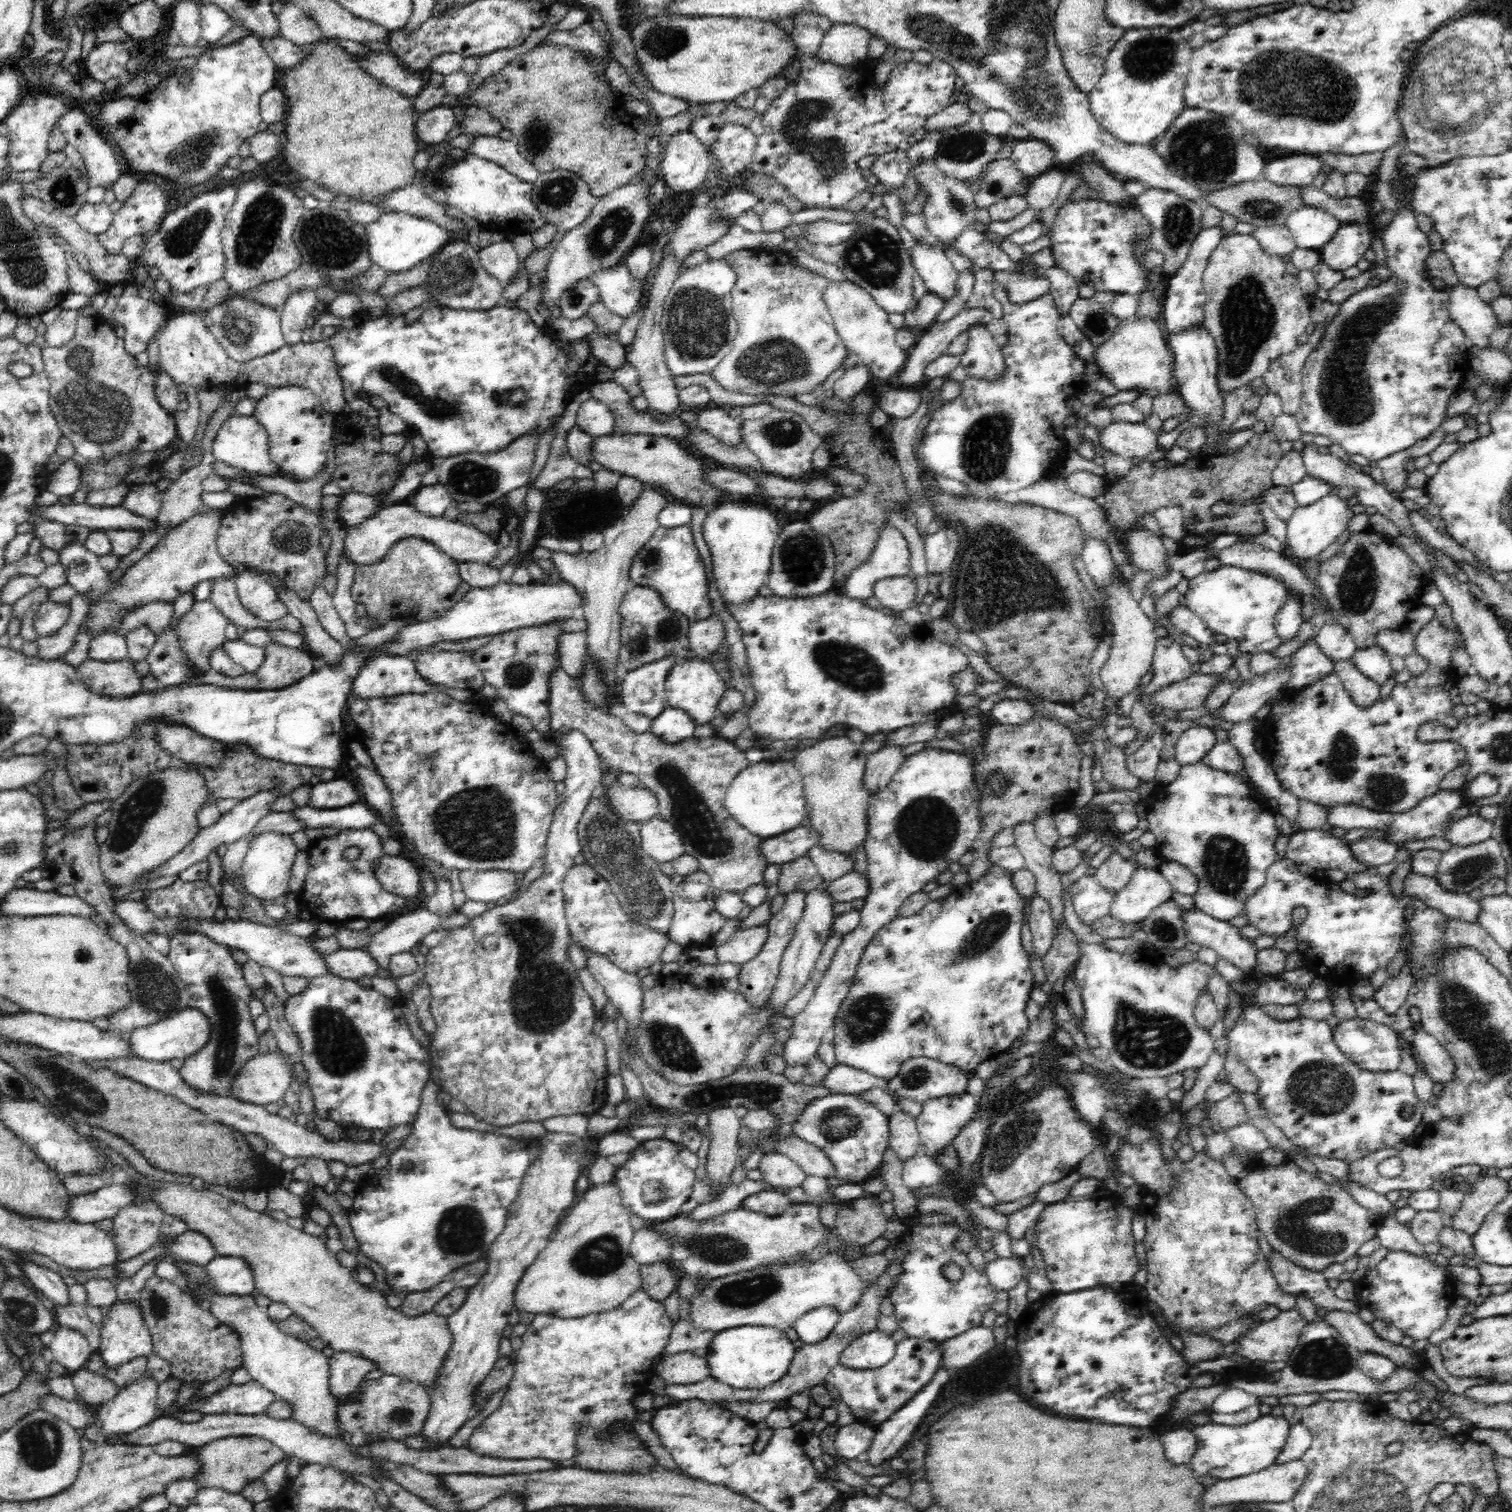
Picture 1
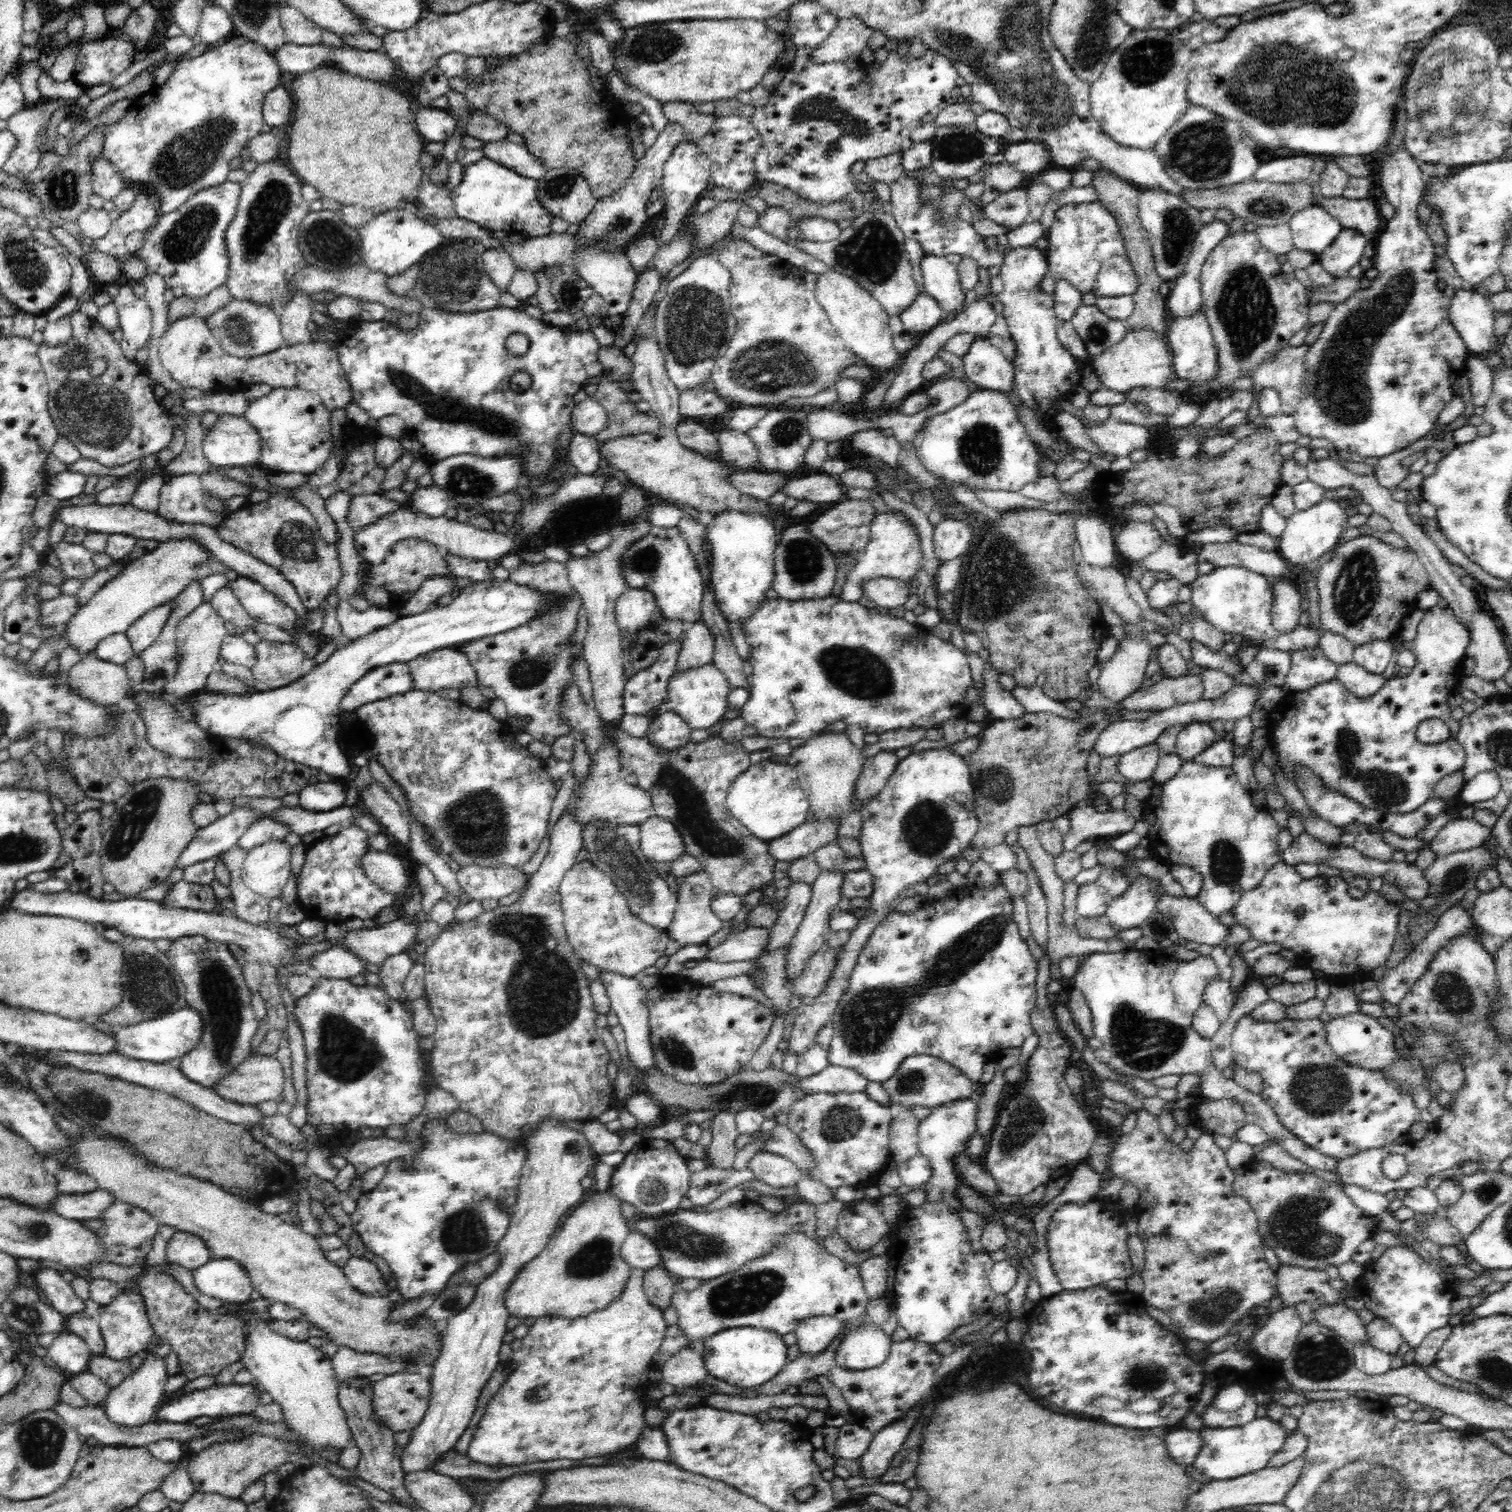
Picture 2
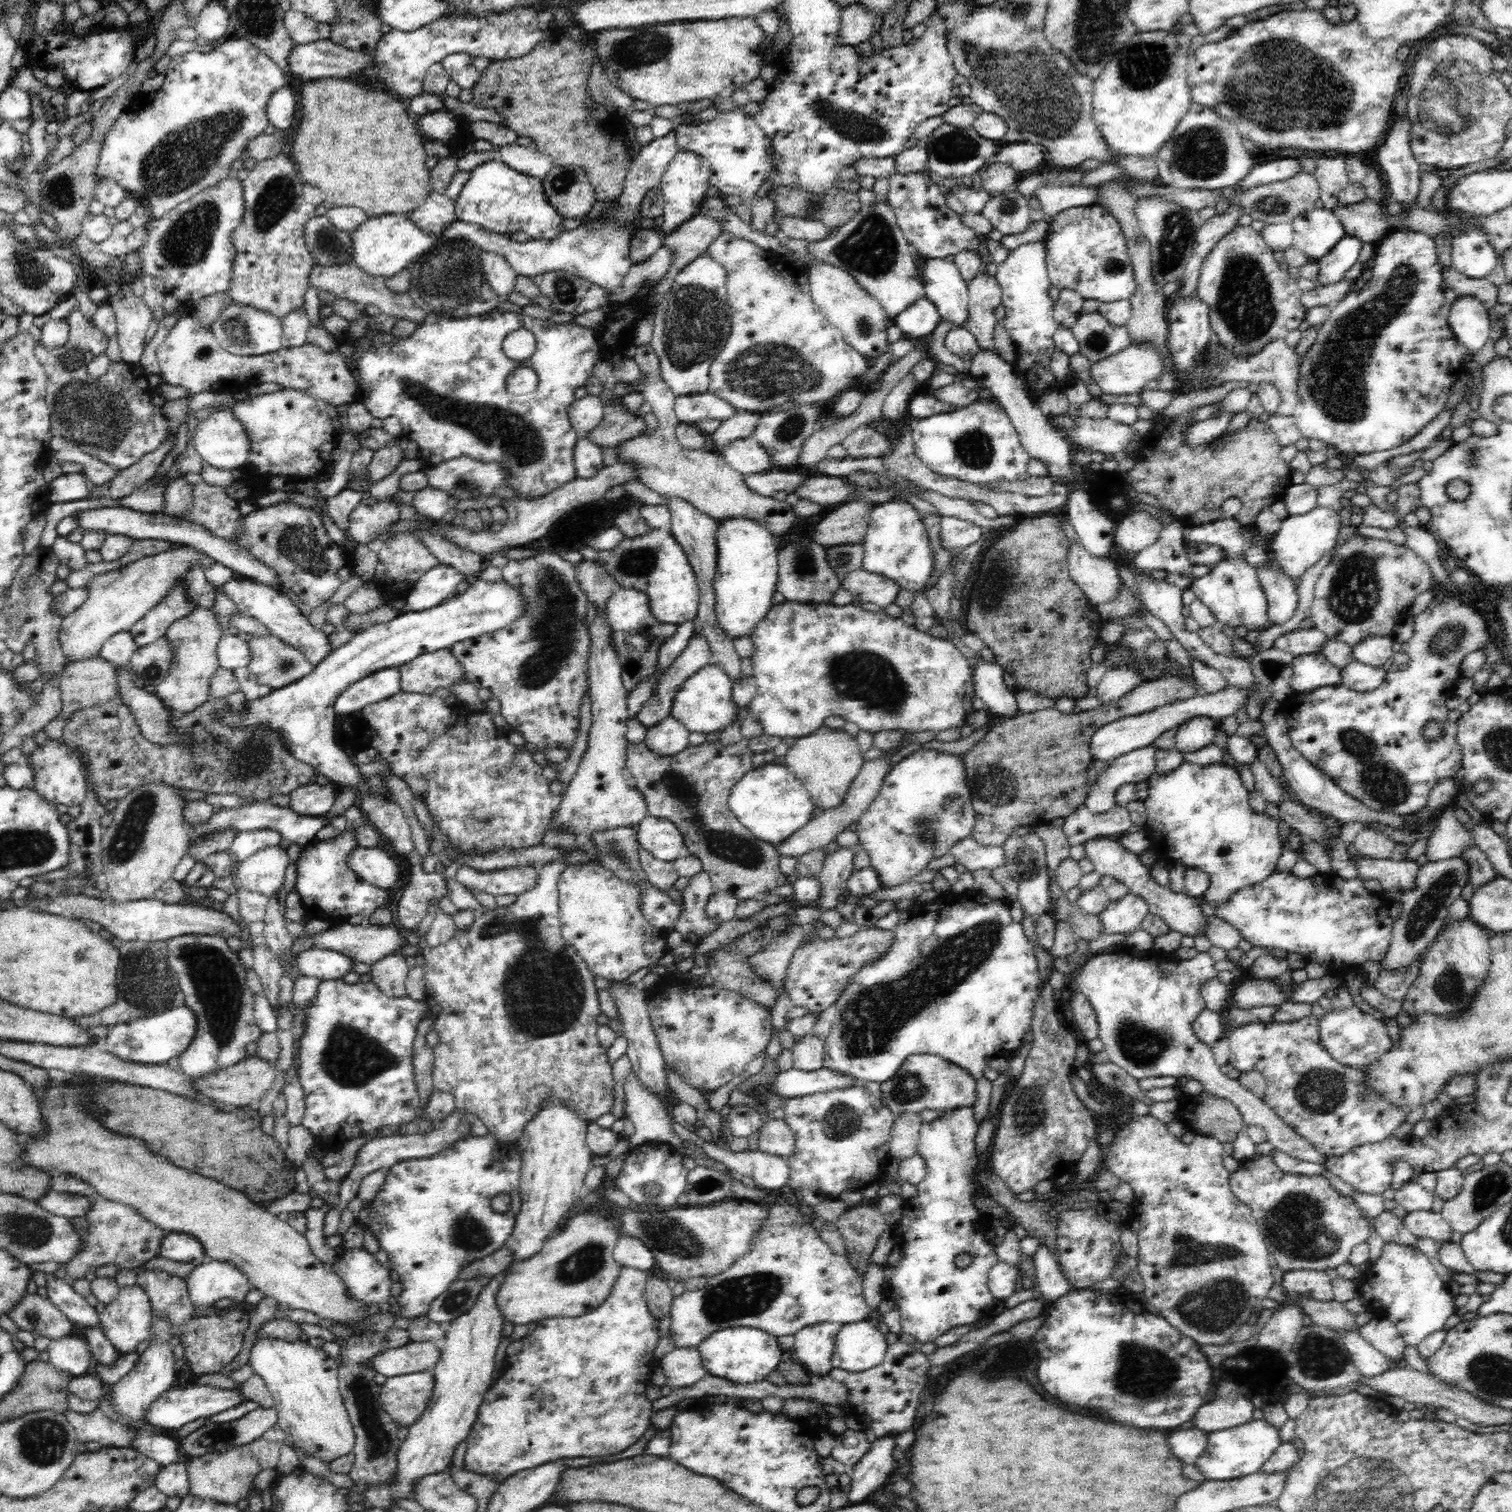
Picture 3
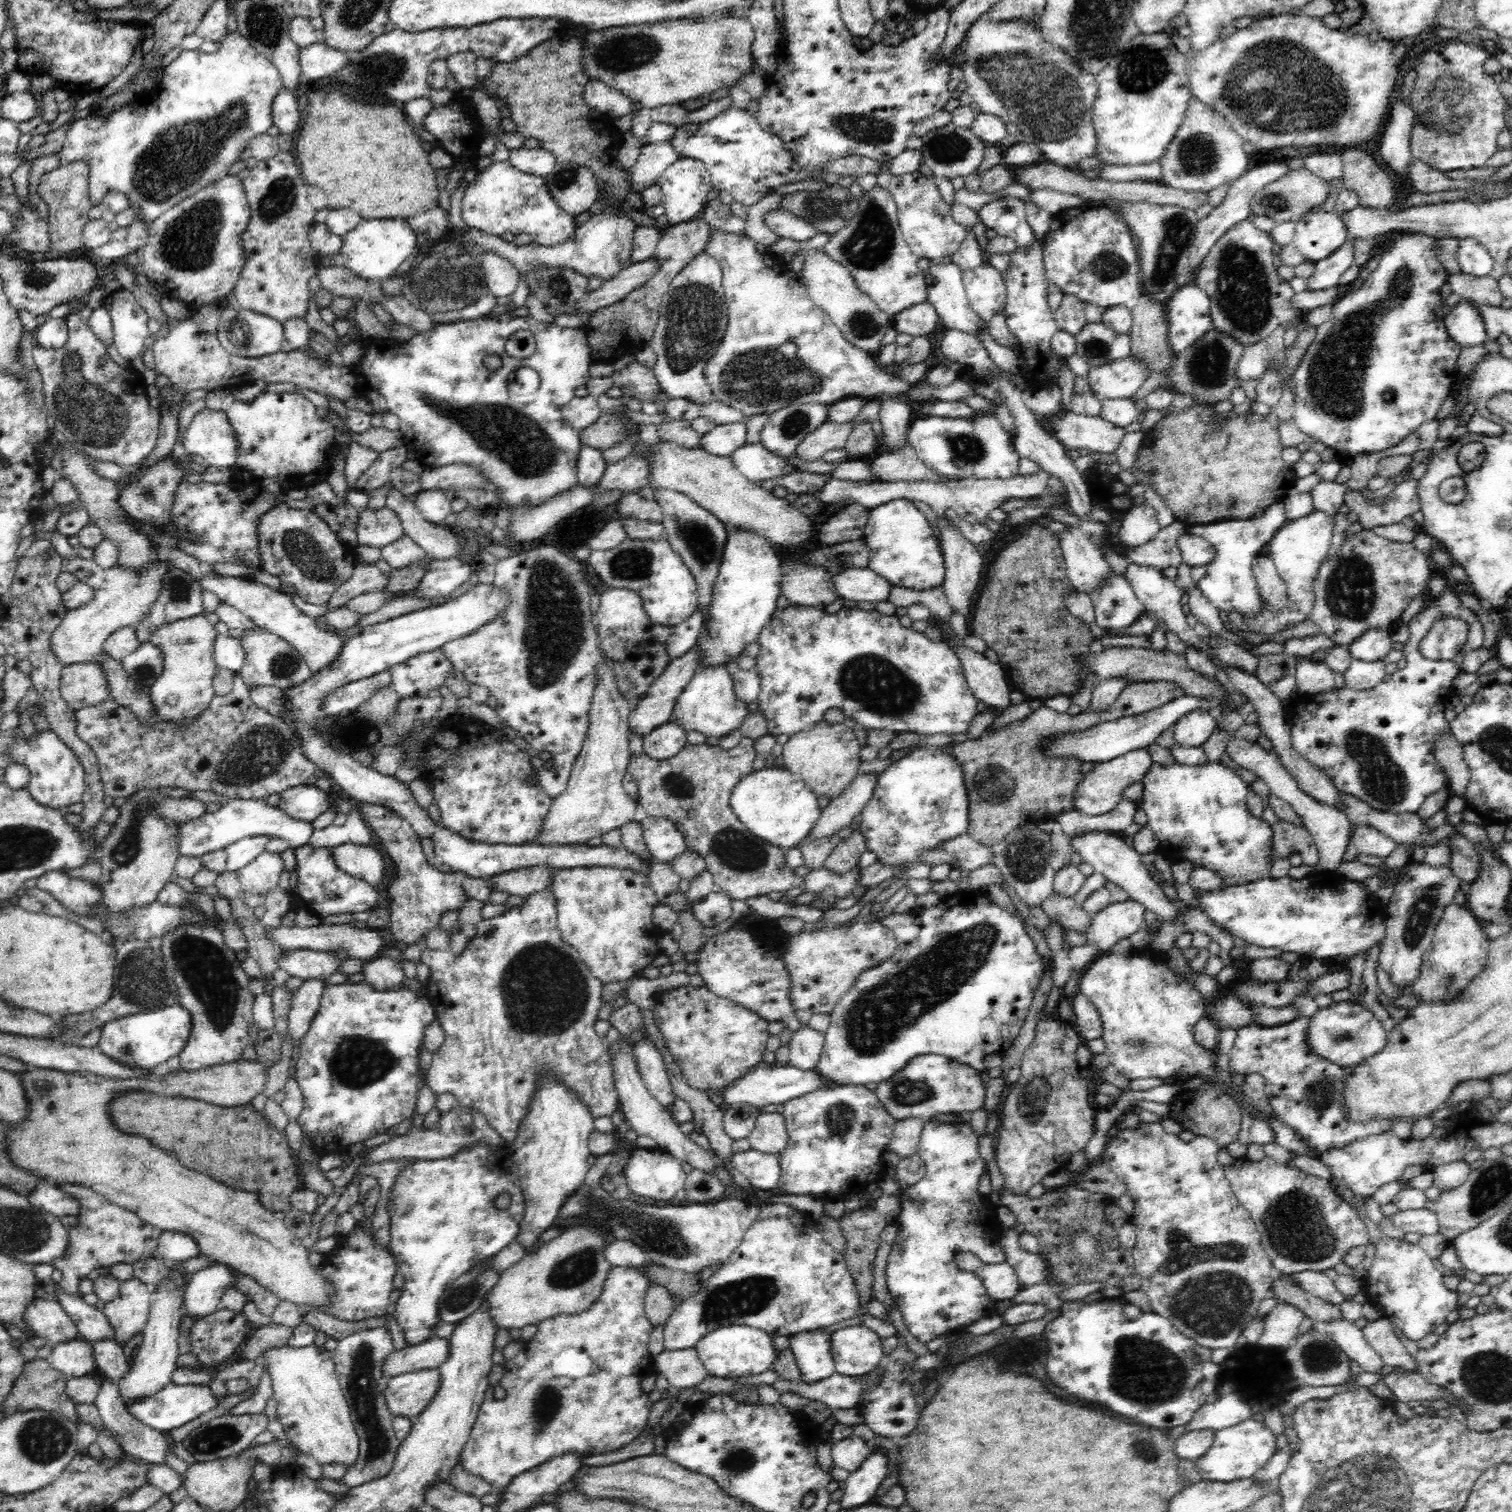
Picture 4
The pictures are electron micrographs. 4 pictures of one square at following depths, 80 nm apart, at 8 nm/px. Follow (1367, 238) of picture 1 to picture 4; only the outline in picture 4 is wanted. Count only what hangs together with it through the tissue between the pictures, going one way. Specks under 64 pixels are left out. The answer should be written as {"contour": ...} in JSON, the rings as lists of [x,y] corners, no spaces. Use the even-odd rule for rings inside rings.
{"contour":[[[1348,238],[1335,253],[1315,263],[1314,271],[1307,278],[1309,293],[1319,293],[1338,285],[1340,276],[1354,264],[1354,241]]]}

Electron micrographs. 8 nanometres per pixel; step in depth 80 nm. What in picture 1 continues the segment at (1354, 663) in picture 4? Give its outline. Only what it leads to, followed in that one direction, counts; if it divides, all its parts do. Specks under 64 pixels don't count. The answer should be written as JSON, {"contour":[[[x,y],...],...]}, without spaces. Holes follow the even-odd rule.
{"contour":[[[1352,660],[1333,661],[1335,673],[1341,678],[1352,700],[1359,706],[1370,706],[1379,697],[1380,685],[1364,676]]]}

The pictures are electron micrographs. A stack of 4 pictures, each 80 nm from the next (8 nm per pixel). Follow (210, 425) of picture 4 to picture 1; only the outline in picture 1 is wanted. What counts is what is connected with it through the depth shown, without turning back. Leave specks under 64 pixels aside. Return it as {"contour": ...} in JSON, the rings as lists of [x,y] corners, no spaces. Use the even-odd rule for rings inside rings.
{"contour":[[[235,414],[230,416],[222,426],[220,426],[216,439],[213,440],[213,446],[210,452],[214,459],[220,462],[226,462],[238,470],[256,473],[264,476],[278,475],[281,471],[278,465],[268,457],[269,454],[269,435],[265,433],[260,421],[254,416],[240,416]]]}

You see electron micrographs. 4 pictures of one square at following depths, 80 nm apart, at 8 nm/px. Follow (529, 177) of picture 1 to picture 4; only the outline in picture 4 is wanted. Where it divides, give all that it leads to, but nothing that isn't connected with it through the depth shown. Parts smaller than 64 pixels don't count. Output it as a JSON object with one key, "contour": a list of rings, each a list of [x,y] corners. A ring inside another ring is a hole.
{"contour":[[[517,148],[509,150],[508,162],[526,174],[546,177],[558,164],[556,157],[542,148]]]}

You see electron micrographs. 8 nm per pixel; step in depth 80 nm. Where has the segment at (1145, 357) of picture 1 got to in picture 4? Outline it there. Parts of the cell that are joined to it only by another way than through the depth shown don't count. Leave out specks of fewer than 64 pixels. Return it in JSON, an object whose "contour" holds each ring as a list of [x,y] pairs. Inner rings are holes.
{"contour":[[[1130,354],[1123,361],[1096,366],[1088,372],[1088,385],[1100,400],[1131,398],[1147,381],[1149,365]]]}

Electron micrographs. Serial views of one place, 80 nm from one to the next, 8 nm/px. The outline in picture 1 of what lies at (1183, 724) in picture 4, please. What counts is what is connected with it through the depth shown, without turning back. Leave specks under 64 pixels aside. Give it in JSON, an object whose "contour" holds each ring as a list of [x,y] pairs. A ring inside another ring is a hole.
{"contour":[[[1188,727],[1176,741],[1175,759],[1181,766],[1196,764],[1214,748],[1216,742],[1215,732],[1210,727]]]}

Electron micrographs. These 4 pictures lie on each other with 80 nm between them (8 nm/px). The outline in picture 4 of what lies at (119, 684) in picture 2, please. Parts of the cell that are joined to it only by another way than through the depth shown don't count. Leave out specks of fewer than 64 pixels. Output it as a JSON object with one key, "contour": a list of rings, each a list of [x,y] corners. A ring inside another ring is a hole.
{"contour":[[[97,660],[62,668],[59,689],[72,711],[96,706],[109,697],[108,684]]]}

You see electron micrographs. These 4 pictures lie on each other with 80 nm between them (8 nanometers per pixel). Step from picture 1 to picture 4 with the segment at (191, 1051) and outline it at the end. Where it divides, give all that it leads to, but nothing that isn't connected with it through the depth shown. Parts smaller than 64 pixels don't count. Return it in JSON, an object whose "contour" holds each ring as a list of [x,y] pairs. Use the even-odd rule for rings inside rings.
{"contour":[[[156,1007],[148,1011],[136,1011],[122,1015],[120,1018],[109,1020],[101,1026],[101,1037],[97,1048],[105,1057],[116,1061],[127,1068],[160,1069],[169,1058],[179,1056],[180,1051],[188,1042],[192,1021],[189,1012],[184,1007]]]}

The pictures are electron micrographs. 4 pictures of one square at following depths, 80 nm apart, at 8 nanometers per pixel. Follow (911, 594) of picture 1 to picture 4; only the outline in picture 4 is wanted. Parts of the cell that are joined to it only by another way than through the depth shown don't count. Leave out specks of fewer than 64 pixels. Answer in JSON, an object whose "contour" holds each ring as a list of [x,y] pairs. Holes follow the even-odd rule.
{"contour":[[[868,567],[848,568],[840,574],[830,574],[830,577],[838,596],[856,602],[884,602],[893,588],[886,578]]]}

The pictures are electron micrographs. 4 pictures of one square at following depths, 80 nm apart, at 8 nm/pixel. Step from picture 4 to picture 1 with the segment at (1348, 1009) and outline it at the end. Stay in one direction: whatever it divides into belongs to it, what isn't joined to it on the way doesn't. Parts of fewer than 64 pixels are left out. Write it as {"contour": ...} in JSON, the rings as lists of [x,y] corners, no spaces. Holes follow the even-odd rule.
{"contour":[[[1356,1016],[1352,1020],[1341,1020],[1337,1027],[1332,1028],[1332,1034],[1332,1040],[1336,1041],[1336,1048],[1364,1070],[1394,1072],[1401,1063],[1403,1052],[1398,1042],[1397,1032],[1385,1024]]]}

